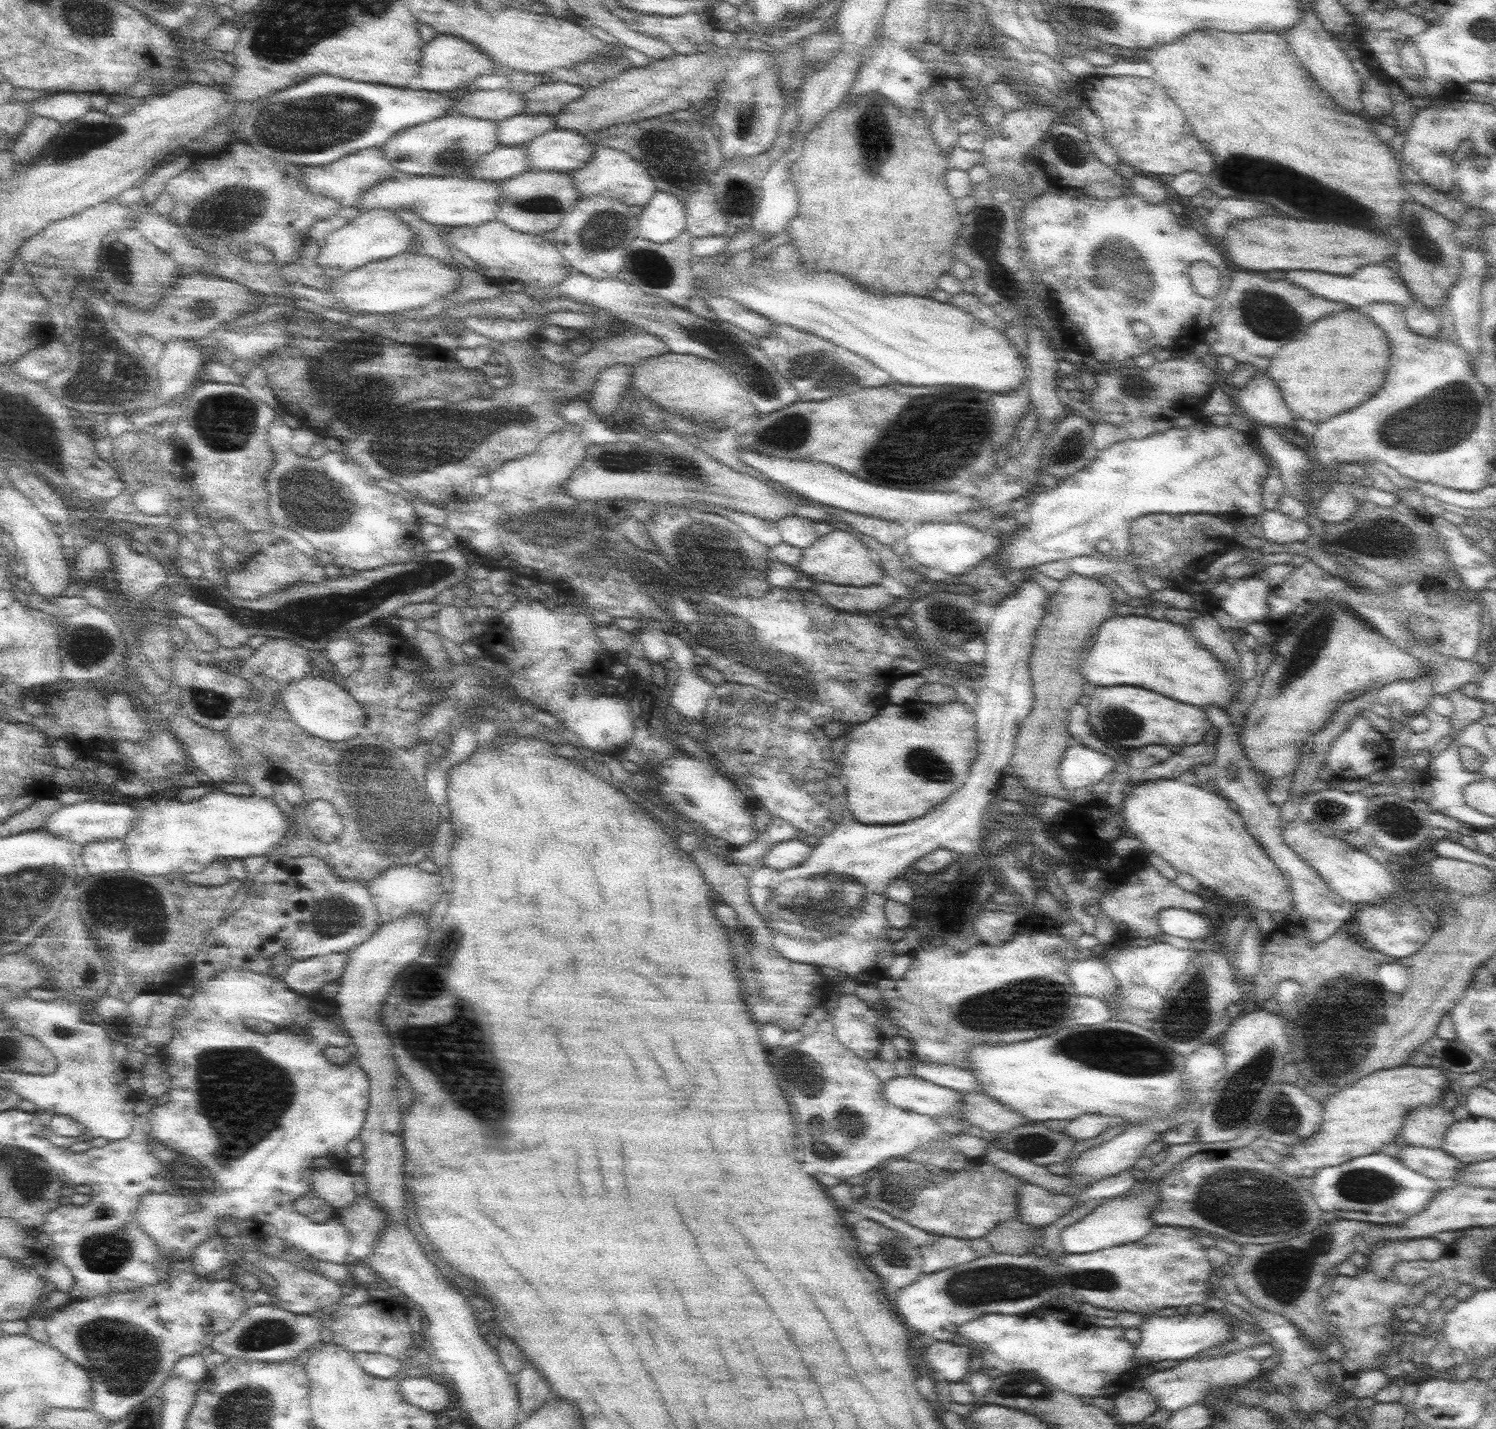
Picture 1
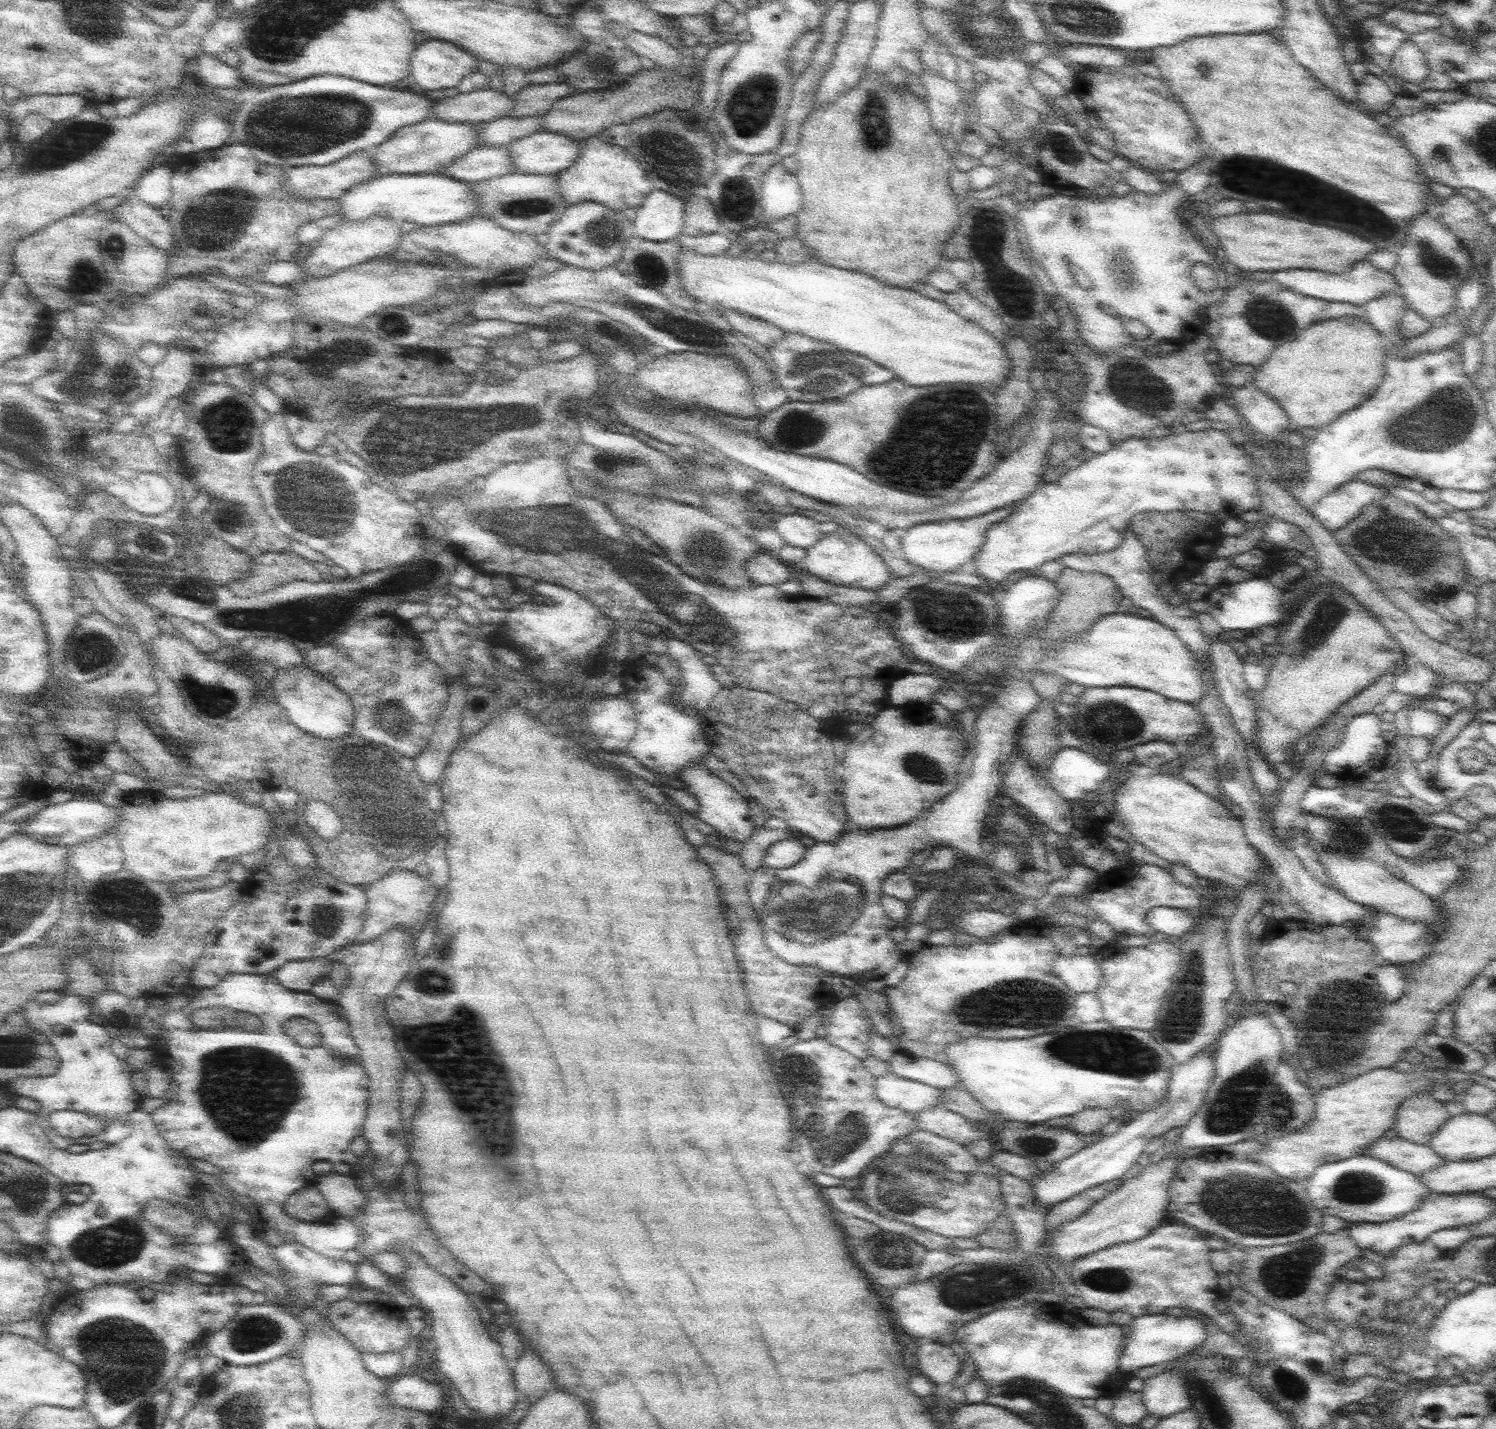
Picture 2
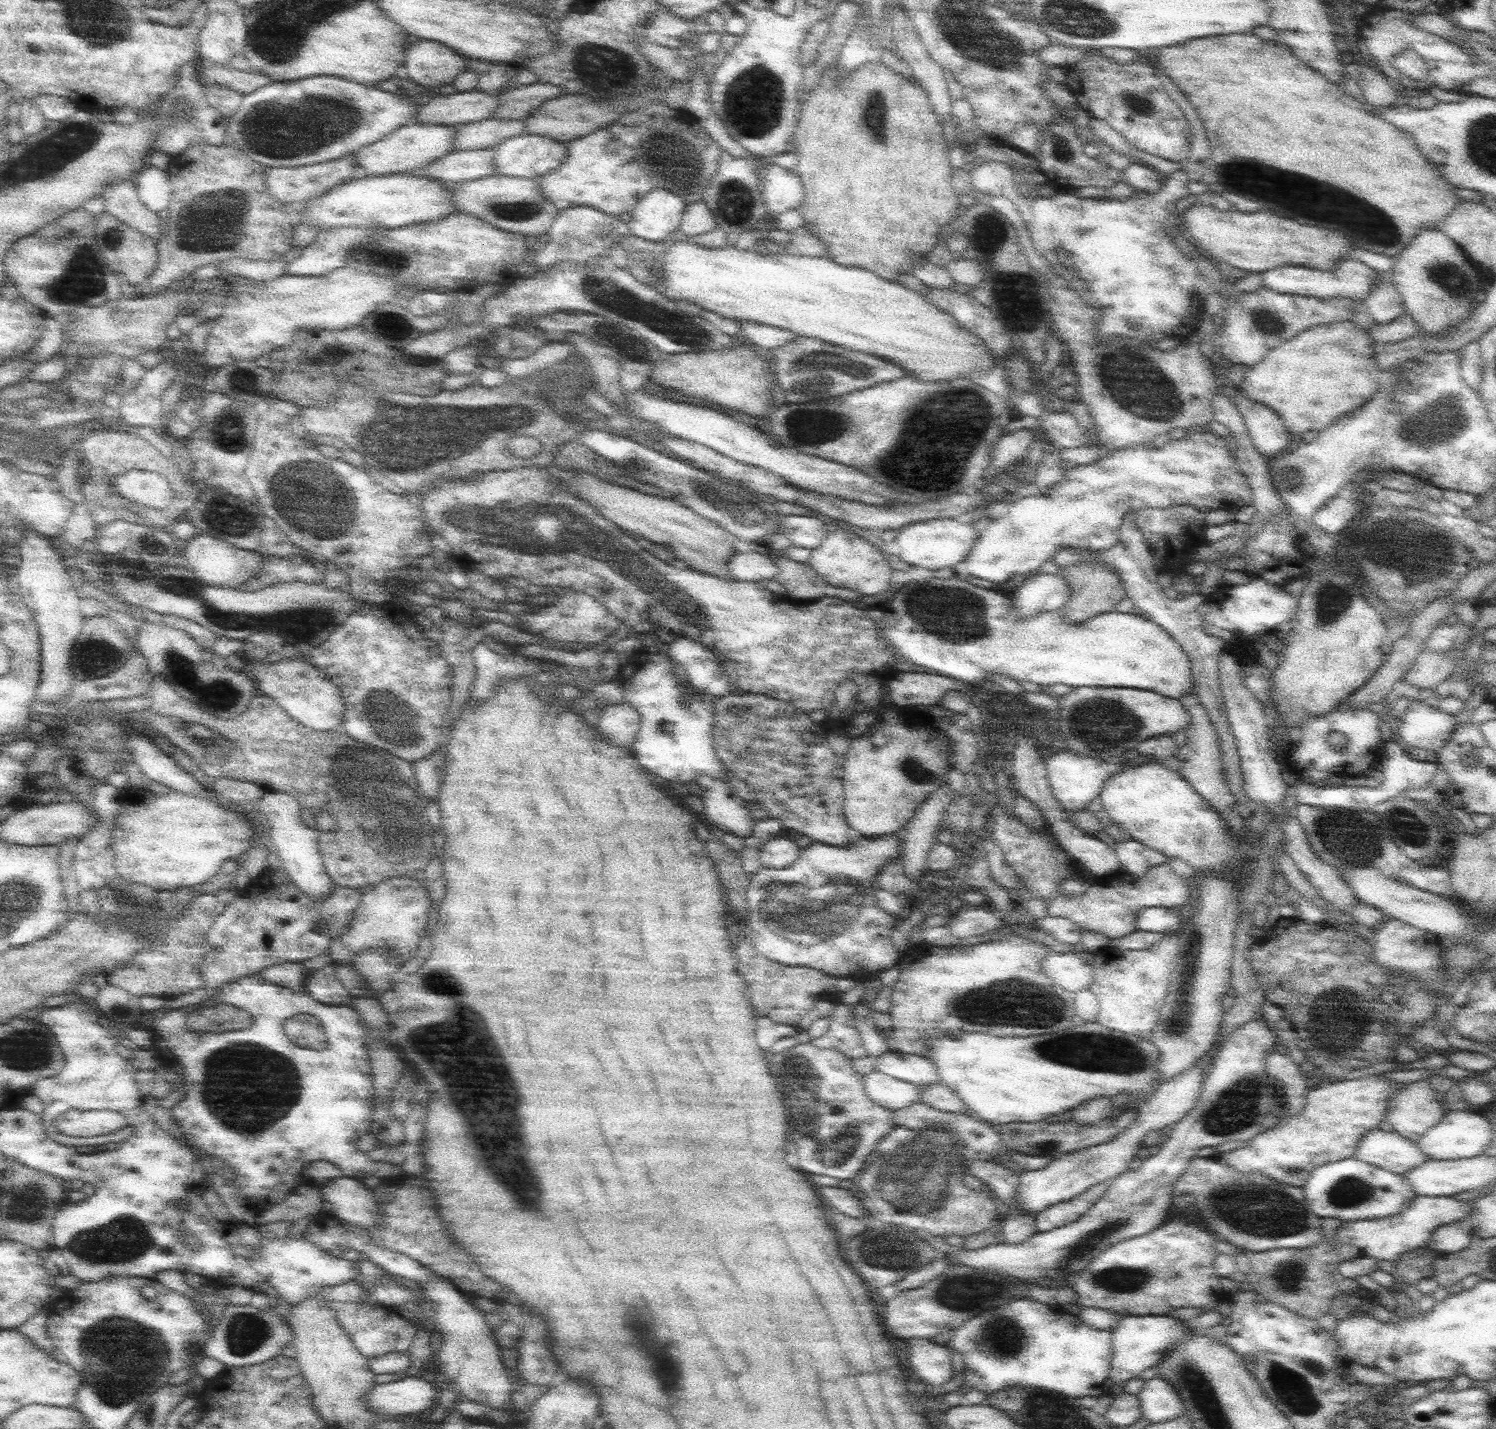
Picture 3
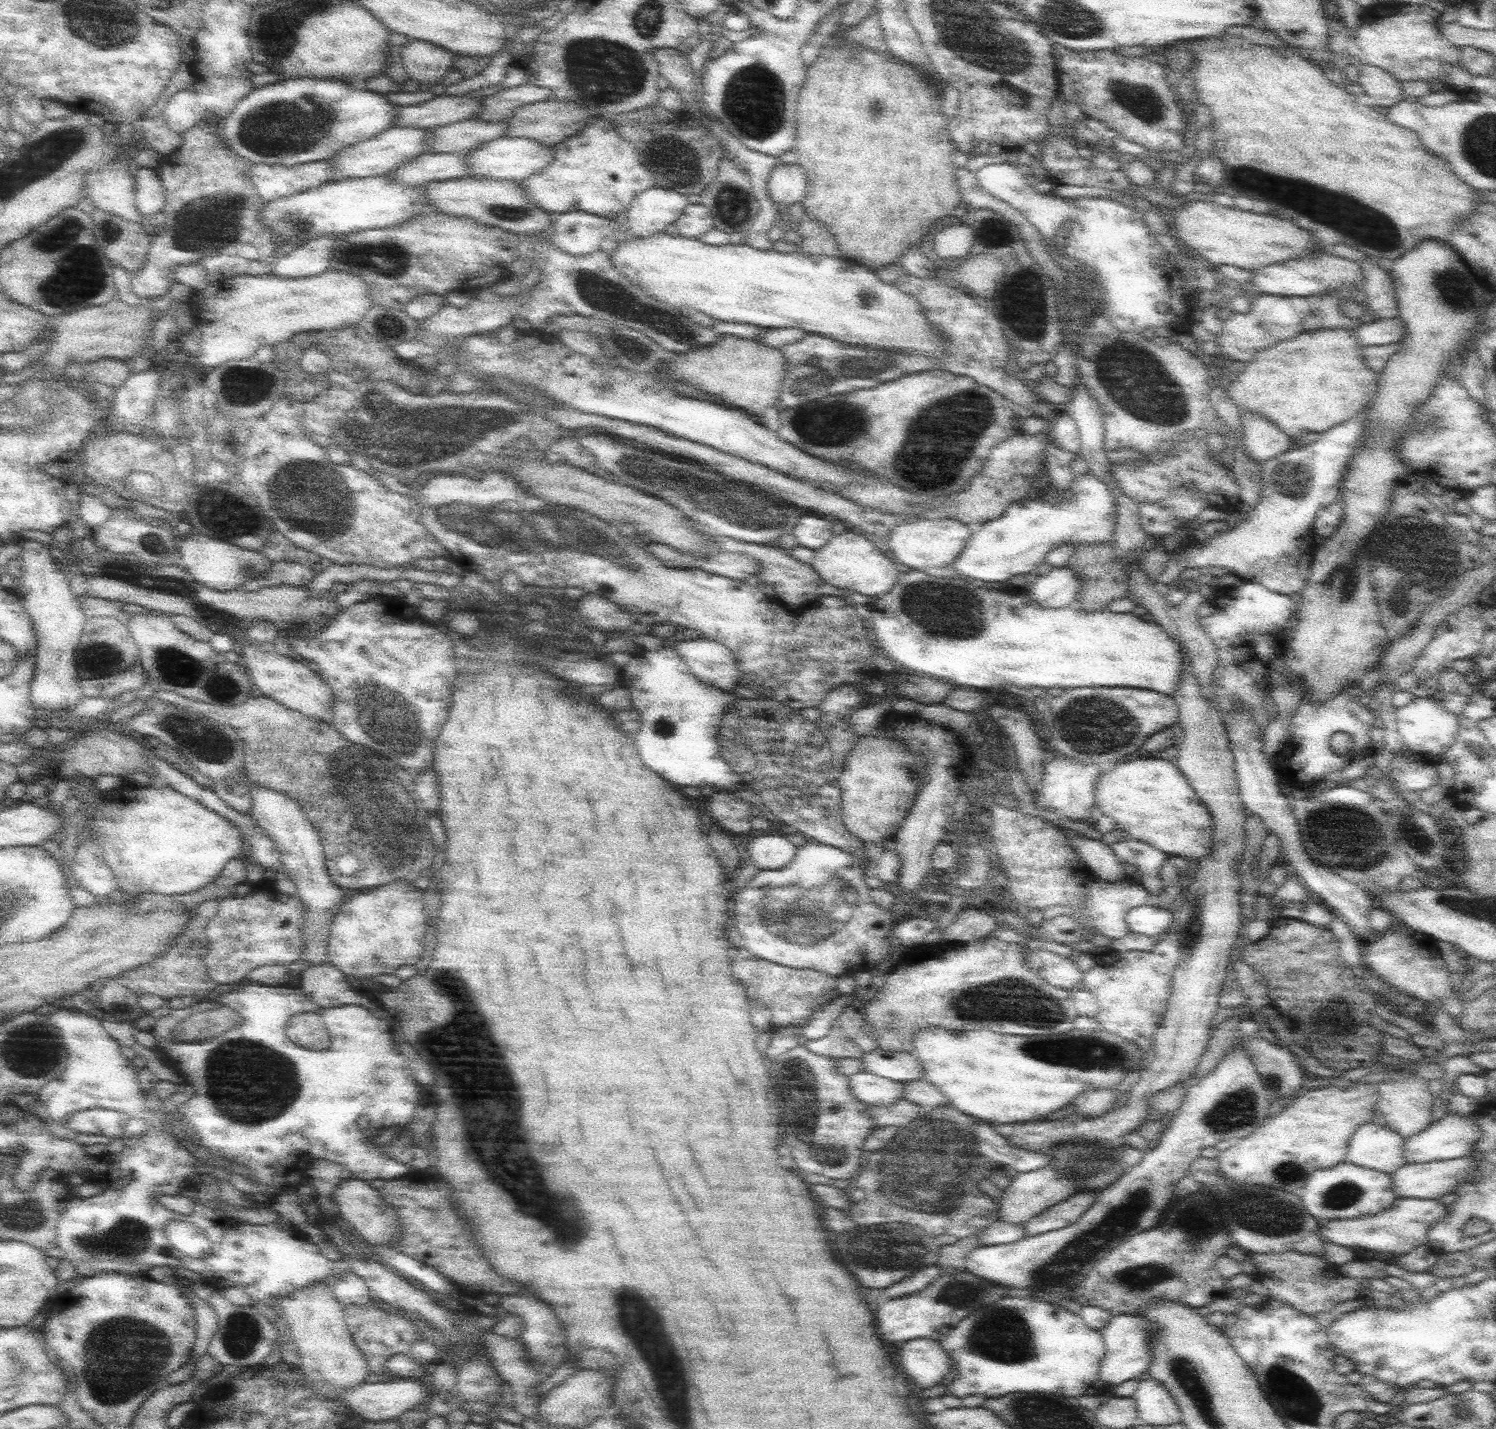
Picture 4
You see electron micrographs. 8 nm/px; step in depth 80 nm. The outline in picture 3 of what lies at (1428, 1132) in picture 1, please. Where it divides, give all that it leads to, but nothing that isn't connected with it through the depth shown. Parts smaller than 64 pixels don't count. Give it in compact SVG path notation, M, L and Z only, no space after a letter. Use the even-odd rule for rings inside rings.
M1428 1080L1403 1084L1398 1095L1388 1099L1386 1112L1387 1127L1415 1143L1445 1115Z

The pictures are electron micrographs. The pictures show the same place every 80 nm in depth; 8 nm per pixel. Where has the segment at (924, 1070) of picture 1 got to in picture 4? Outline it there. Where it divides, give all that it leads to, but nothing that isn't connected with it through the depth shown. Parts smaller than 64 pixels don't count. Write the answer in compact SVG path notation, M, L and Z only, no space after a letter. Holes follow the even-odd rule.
M878 1047L872 1052L864 1052L861 1059L866 1071L889 1078L890 1080L897 1080L902 1083L925 1078L923 1066L912 1053L885 1051Z

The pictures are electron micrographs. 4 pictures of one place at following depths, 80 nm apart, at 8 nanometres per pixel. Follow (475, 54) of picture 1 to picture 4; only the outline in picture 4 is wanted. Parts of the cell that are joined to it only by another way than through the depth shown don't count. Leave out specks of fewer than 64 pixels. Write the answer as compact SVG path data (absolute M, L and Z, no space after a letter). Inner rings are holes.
M412 39L403 46L402 64L410 78L431 87L453 70L454 56L447 48Z

